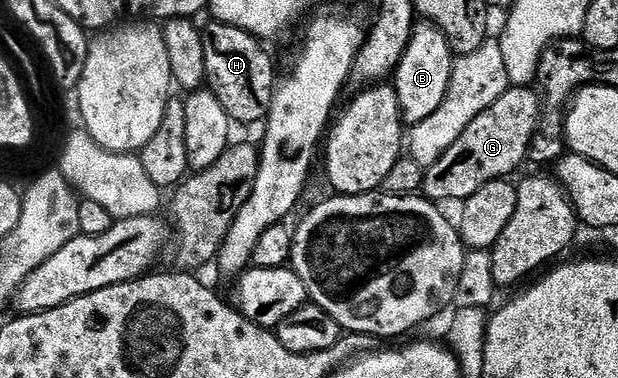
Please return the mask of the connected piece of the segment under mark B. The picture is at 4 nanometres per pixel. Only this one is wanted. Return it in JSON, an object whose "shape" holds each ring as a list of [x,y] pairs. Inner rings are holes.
{"shape":[[[414,23],[413,37],[395,73],[401,118],[406,125],[414,126],[423,122],[443,104],[444,96],[448,92],[448,83],[451,82],[454,59],[455,54],[447,38],[434,24]]]}

